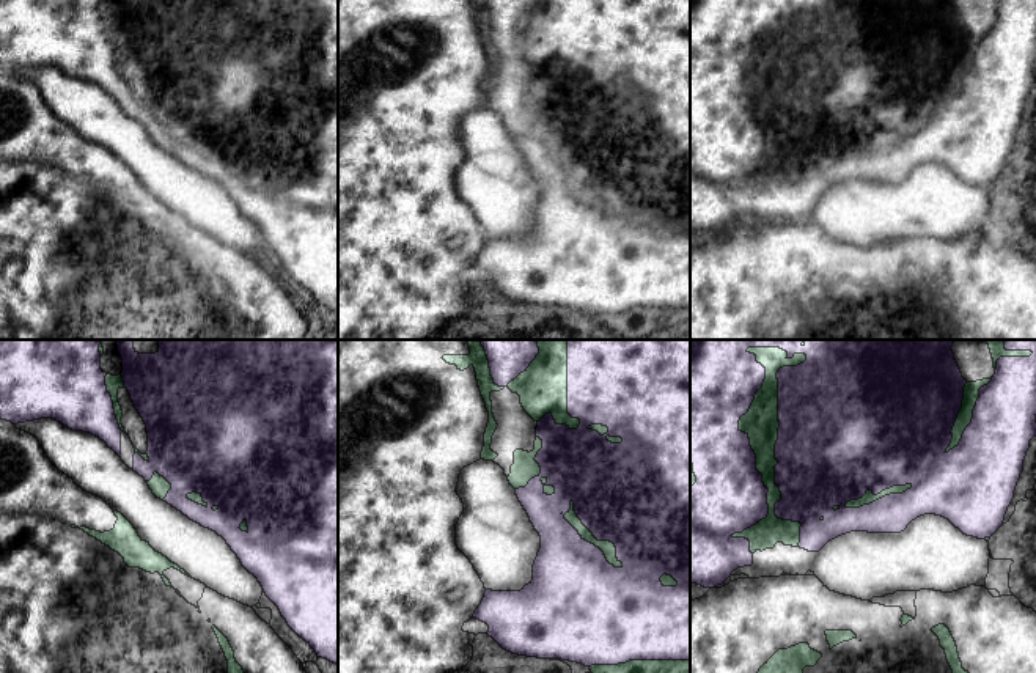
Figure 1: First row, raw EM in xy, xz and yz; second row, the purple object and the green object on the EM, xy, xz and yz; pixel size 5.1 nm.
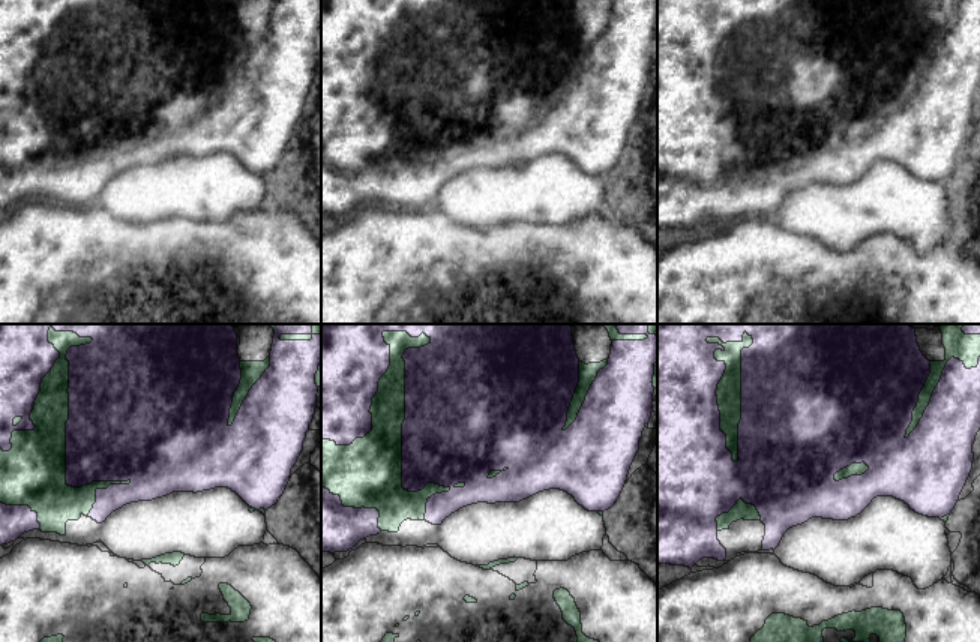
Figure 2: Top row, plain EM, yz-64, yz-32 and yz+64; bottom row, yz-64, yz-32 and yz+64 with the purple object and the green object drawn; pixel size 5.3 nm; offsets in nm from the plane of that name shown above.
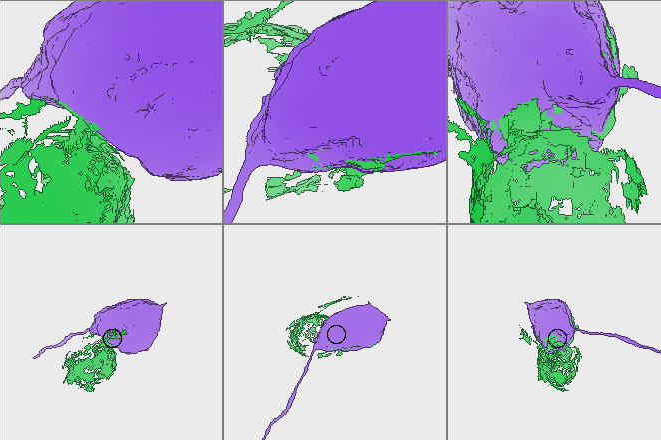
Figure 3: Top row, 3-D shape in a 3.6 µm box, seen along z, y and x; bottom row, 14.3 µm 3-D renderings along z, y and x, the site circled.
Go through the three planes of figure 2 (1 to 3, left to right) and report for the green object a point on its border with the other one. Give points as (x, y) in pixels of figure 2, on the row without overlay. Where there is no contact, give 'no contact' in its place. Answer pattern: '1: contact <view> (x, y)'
1: contact yz-64 (66, 108)
2: contact yz-32 (402, 113)
3: contact yz+64 (715, 56)

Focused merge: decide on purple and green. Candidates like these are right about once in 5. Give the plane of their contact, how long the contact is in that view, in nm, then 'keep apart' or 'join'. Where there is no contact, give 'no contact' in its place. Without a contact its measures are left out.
contact in yz; length 1000 nm; keep apart

